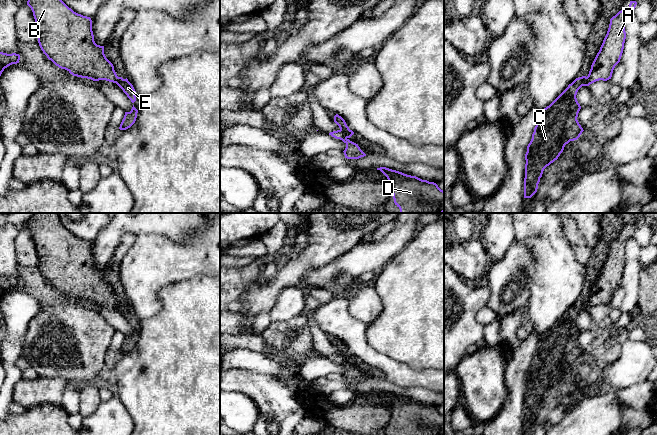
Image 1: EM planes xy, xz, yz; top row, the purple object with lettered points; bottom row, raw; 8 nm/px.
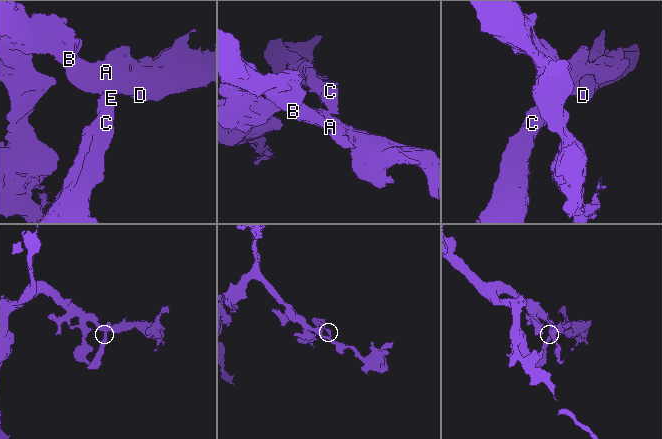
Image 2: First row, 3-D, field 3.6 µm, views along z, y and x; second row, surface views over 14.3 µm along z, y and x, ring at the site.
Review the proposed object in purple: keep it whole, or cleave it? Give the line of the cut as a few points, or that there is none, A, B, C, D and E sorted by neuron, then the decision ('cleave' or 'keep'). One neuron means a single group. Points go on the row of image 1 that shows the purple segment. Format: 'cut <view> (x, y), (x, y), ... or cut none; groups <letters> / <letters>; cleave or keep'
cut xz (339, 130), (347, 137); groups A B D / C E; cleave

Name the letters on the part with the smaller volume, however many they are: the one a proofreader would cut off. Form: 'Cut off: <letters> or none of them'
Cut off: C, E

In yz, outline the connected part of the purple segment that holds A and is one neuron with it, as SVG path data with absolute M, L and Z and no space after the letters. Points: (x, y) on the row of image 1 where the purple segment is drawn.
M623 9L610 19L607 34L587 76L588 85L599 80L611 79L613 70L620 62L624 49L625 19L626 14Z

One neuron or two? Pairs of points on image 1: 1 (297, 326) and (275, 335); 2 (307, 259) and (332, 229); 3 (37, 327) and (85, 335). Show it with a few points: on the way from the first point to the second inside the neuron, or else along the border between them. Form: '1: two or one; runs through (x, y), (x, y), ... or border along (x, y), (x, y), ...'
1: one; runs through (292, 331), (288, 335), (280, 335)
2: one; runs through (314, 252), (330, 236)
3: one; runs through (49, 333), (51, 335), (73, 335)

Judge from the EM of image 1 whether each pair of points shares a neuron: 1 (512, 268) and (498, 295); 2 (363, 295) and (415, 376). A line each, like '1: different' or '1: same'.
1: same
2: different

